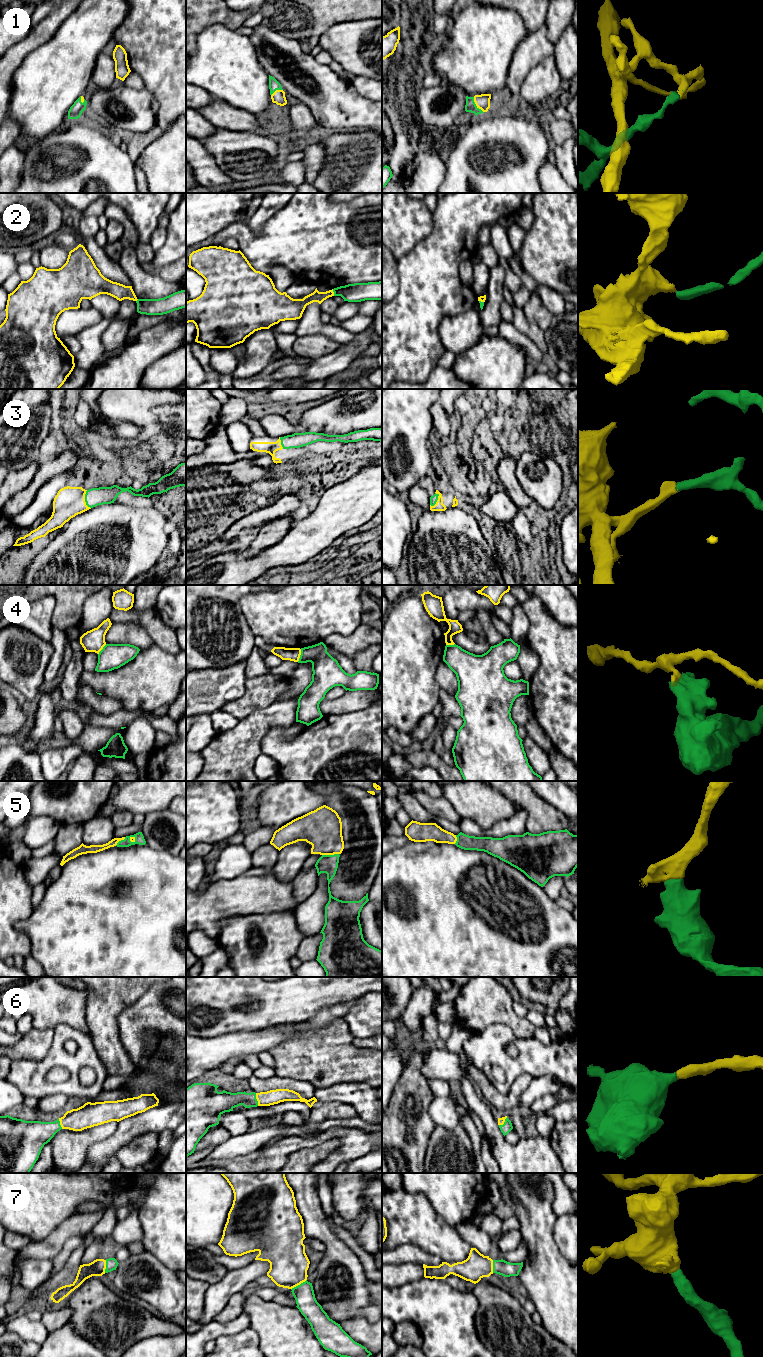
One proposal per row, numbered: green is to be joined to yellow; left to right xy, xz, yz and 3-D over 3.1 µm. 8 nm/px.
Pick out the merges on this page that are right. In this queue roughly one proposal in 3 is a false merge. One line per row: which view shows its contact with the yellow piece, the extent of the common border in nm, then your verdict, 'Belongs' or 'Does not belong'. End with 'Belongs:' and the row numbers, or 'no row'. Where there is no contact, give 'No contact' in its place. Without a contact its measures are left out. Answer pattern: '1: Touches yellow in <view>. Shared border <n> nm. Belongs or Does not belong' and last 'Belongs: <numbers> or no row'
1: Touches yellow in yz. Shared border 150 nm. Belongs
2: Touches yellow in xz. Shared border 60 nm. Does not belong
3: Touches yellow in xy. Shared border 160 nm. Belongs
4: Touches yellow in xz. Shared border 110 nm. Does not belong
5: Touches yellow in xz. Shared border 140 nm. Belongs
6: Touches yellow in xz. Shared border 110 nm. Belongs
7: Touches yellow in xz. Shared border 150 nm. Belongs
Belongs: 1, 3, 5, 6, 7

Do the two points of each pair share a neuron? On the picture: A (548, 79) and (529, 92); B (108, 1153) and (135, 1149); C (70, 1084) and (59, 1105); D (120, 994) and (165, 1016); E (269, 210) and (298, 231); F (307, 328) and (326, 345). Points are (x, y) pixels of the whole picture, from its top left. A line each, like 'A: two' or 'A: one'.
A: one
B: two
C: two
D: two
E: two
F: two

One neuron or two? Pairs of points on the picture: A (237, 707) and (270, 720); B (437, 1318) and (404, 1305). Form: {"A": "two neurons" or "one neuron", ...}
{"A": "two neurons", "B": "one neuron"}

